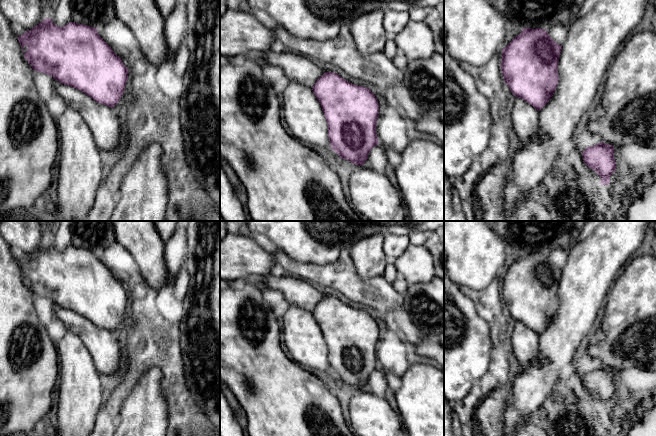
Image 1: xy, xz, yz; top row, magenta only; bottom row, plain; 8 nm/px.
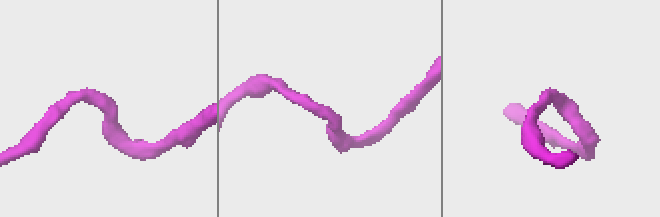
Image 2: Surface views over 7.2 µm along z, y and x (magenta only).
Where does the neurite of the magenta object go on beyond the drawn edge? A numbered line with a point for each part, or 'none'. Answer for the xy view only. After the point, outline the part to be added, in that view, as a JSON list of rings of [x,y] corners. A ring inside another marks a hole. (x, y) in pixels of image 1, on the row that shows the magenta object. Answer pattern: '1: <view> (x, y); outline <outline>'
1: xy (104, 123); outline [[[55,79],[54,87],[66,106],[76,109],[82,115],[98,148],[111,151],[119,145],[122,126],[111,107],[99,104],[84,92]]]

